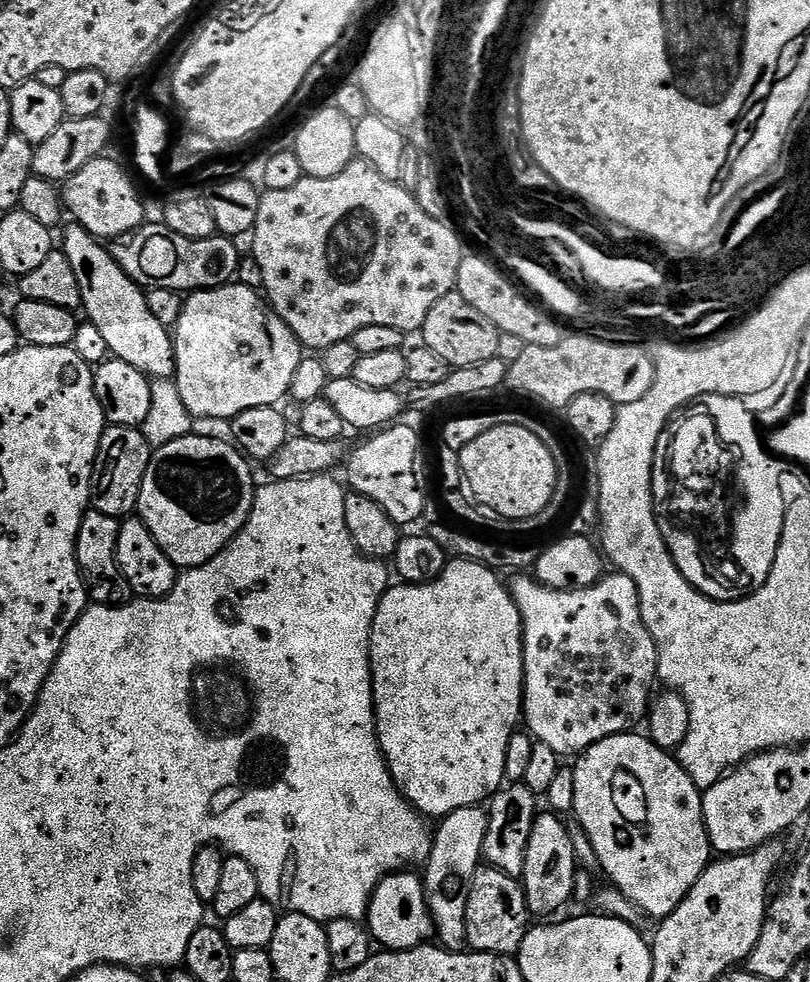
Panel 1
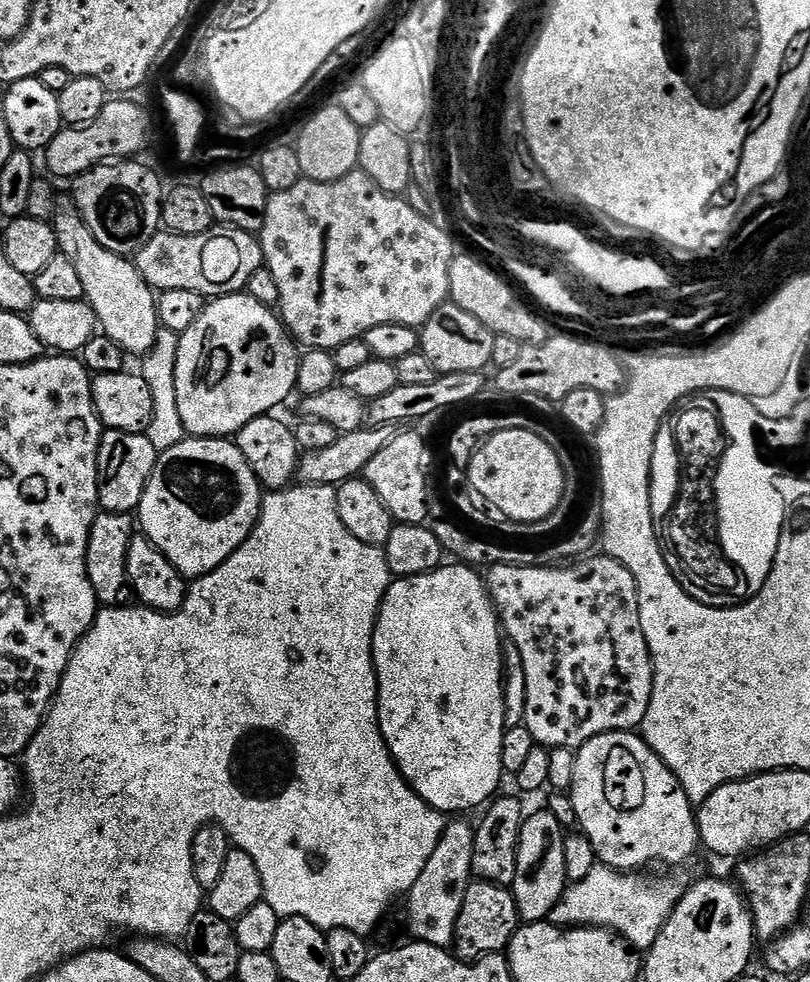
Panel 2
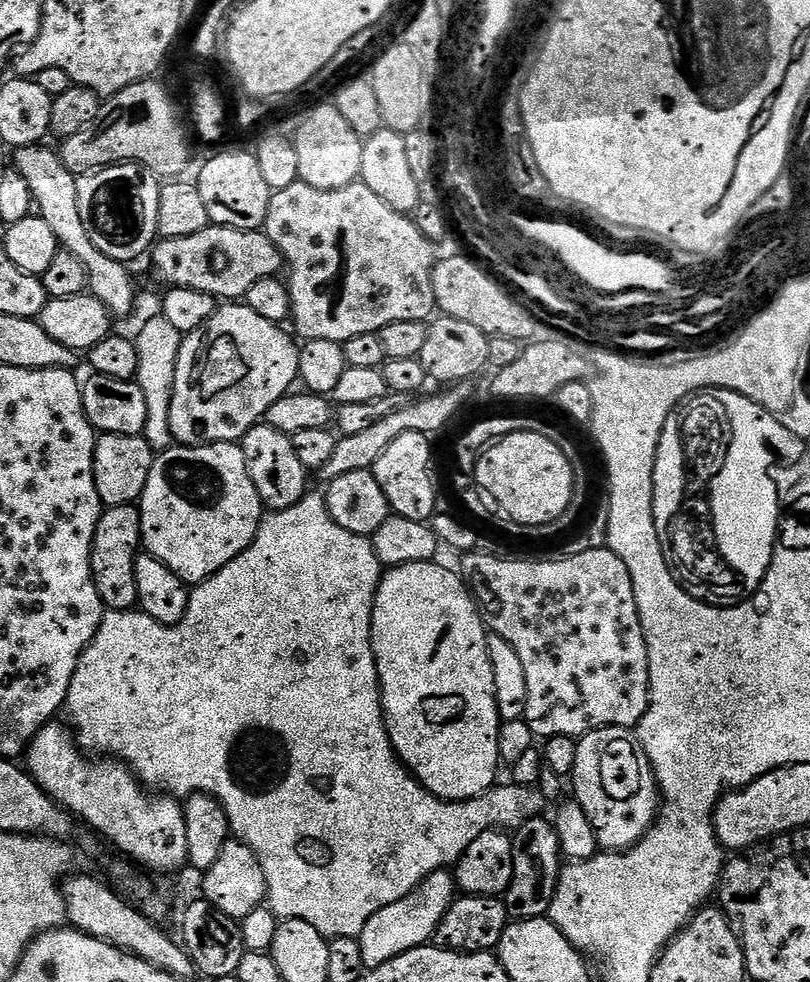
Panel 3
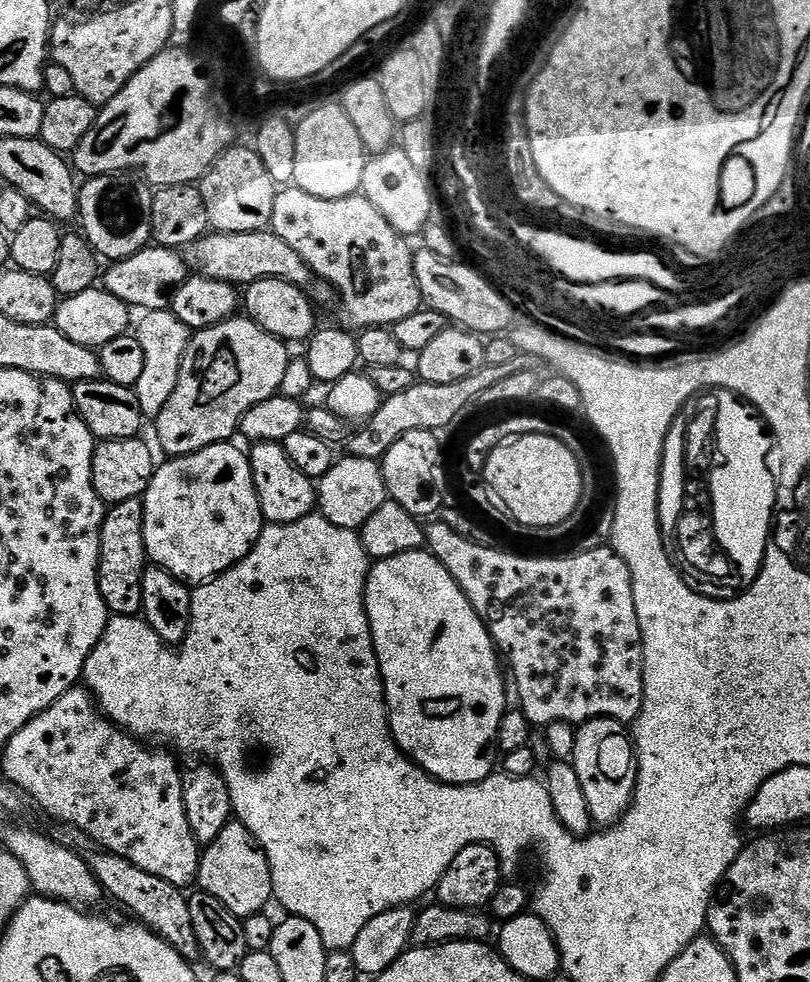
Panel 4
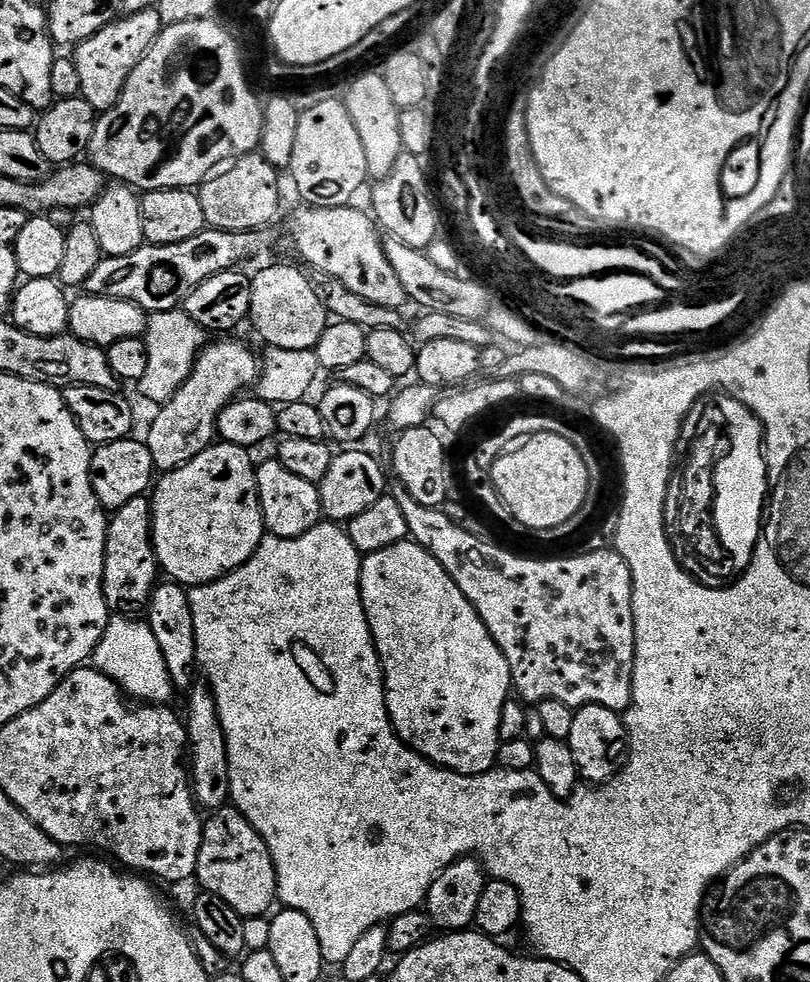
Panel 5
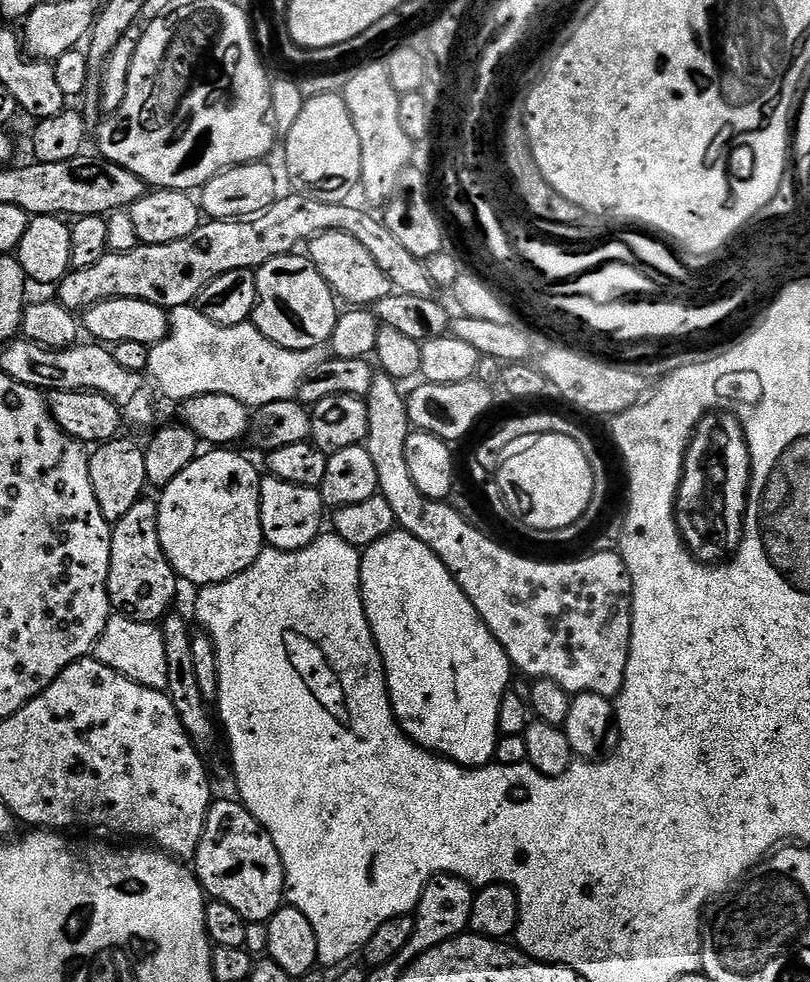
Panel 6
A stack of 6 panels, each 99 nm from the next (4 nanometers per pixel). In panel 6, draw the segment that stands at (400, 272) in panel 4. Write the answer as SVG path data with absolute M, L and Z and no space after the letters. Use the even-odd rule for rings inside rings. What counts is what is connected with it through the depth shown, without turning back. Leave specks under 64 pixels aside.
M324 232L315 236L306 248L307 255L341 301L349 300L352 306L371 306L393 292L390 278L382 274L382 266L370 258L370 250L359 244L348 232Z

